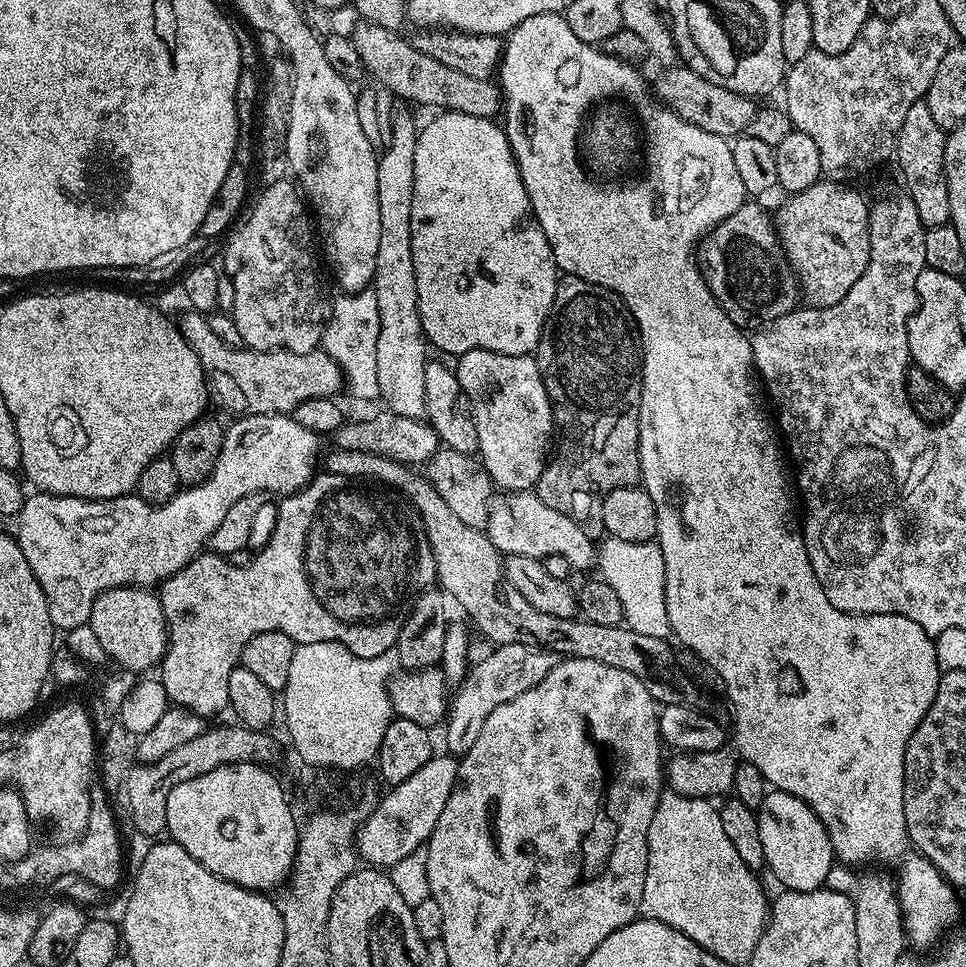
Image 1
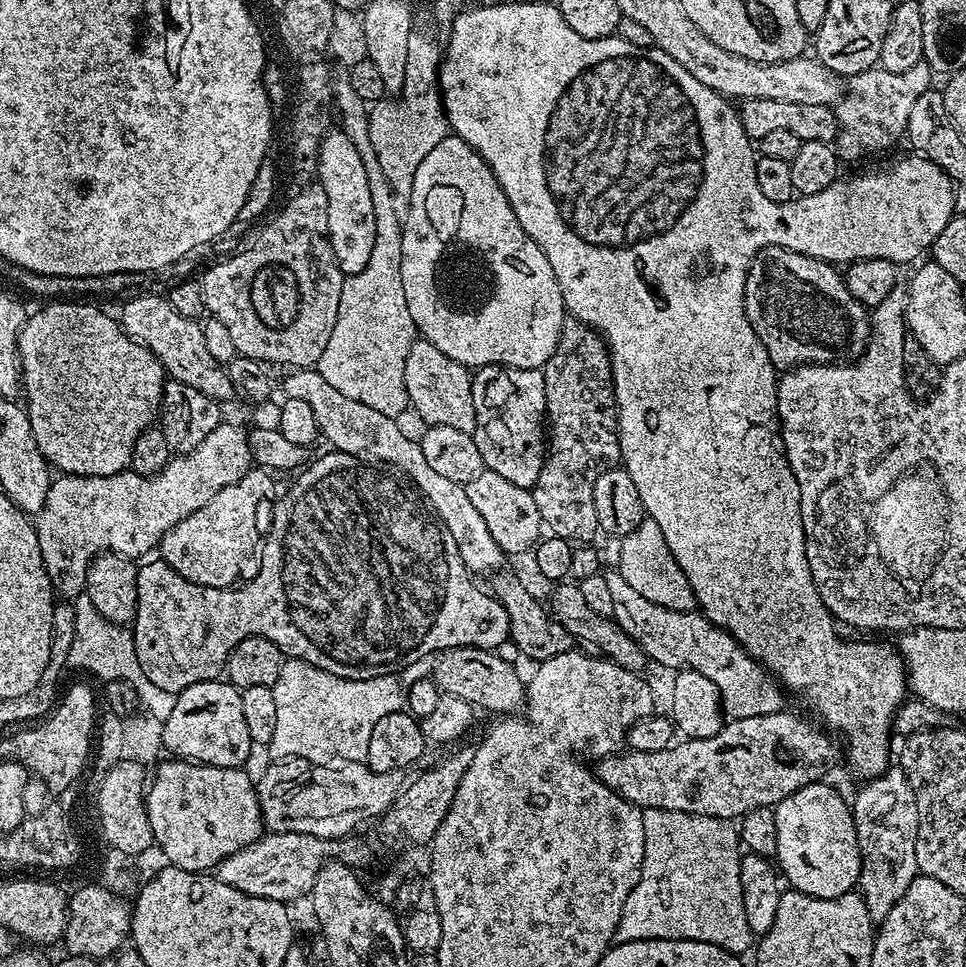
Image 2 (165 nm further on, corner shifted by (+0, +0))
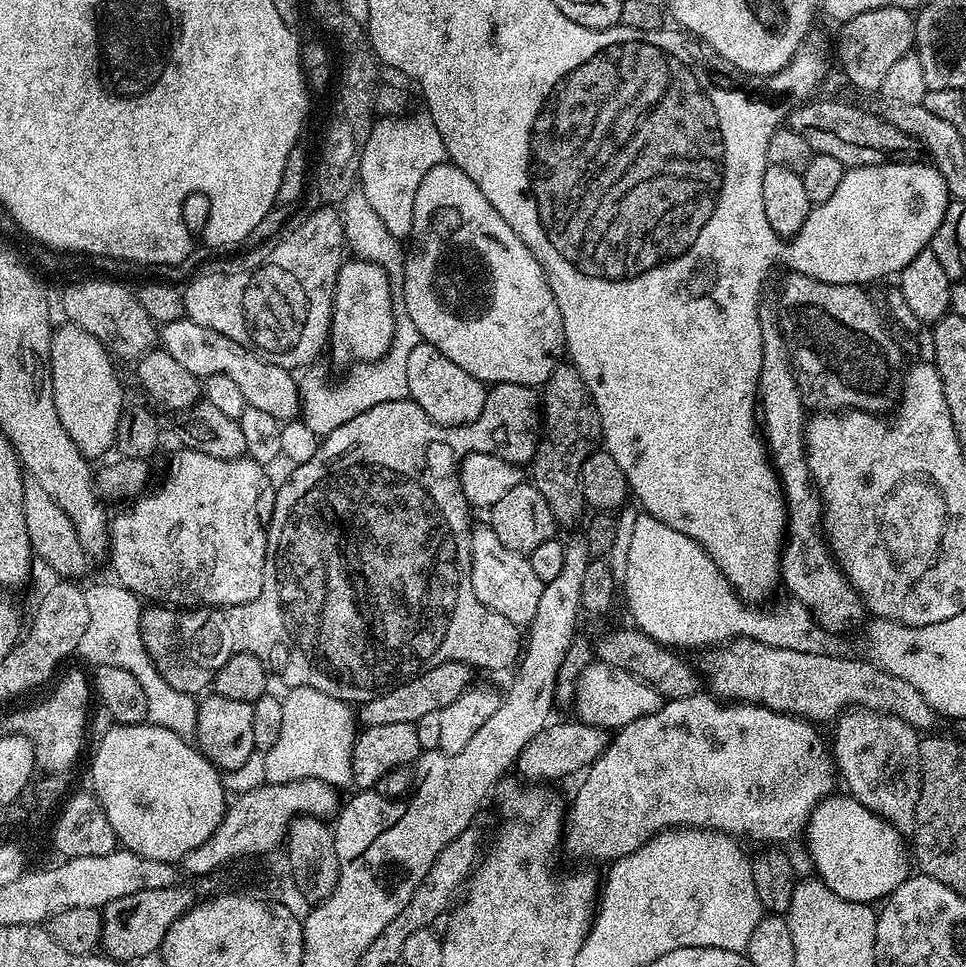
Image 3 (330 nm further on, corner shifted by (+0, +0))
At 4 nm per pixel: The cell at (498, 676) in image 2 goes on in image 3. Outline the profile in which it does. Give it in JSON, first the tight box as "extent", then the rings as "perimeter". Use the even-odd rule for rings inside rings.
{"extent":[358,660,473,728],"perimeter":[[[451,660],[442,666],[428,668],[419,672],[413,680],[399,684],[397,688],[391,688],[372,700],[363,701],[358,708],[358,720],[364,728],[370,726],[390,726],[394,722],[403,724],[415,724],[422,714],[434,714],[440,709],[450,706],[454,698],[458,698],[473,683],[473,669],[463,660]]]}

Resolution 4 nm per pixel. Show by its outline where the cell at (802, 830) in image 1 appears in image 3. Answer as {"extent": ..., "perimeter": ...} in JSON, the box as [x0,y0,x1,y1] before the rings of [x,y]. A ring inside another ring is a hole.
{"extent":[802,794,910,905],"perimeter":[[[833,794],[822,800],[810,814],[802,836],[808,839],[808,856],[823,884],[830,886],[838,898],[875,905],[908,879],[910,852],[904,849],[905,837],[890,822],[866,810],[852,795],[843,795]]]}

